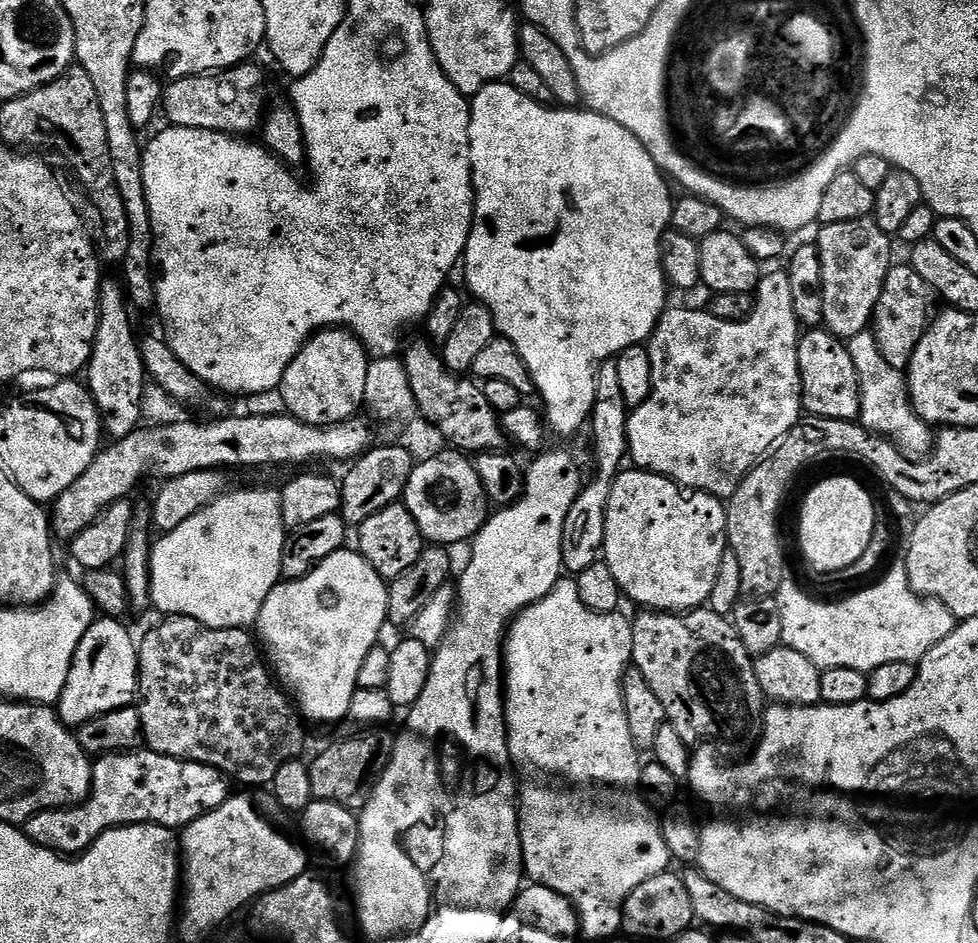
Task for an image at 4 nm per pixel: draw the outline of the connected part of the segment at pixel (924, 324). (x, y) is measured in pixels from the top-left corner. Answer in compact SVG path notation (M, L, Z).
M893 263L891 270L886 274L876 313L872 315L876 341L882 350L882 358L886 358L890 366L907 369L912 351L916 349L929 326L928 307L931 306L932 300L934 301L932 289L926 286L926 282L922 282L922 277L914 271L911 263Z

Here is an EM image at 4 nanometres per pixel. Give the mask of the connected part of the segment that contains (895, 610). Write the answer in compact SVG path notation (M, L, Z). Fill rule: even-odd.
M896 562L896 565L881 578L877 584L872 584L869 588L864 588L861 592L856 592L853 596L848 596L845 600L832 600L827 604L824 600L815 600L812 596L807 596L798 585L792 581L792 578L786 578L782 582L782 586L776 592L776 601L778 602L778 614L782 614L782 644L783 647L793 648L798 650L798 654L806 654L806 658L810 658L810 662L814 662L820 669L833 668L834 666L846 666L847 668L854 668L859 672L865 674L873 672L882 662L890 662L891 660L910 660L919 662L924 659L925 654L934 646L938 646L938 642L942 642L942 638L946 638L957 626L957 619L955 614L944 605L940 600L935 600L933 596L920 596L910 586L908 581L908 572L904 569L903 563Z

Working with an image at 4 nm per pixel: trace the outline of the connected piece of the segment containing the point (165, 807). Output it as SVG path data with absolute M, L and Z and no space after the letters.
M147 750L115 752L93 763L92 792L82 804L39 812L25 822L22 830L40 848L75 858L111 828L157 824L183 830L228 800L228 784L229 777L223 772L193 760L179 760Z

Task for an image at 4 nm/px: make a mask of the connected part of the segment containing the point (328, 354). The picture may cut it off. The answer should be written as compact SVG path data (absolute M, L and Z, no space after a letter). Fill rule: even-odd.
M342 328L317 332L288 364L278 389L279 395L284 395L285 409L304 424L319 428L353 419L364 403L369 361L363 343L351 332Z

